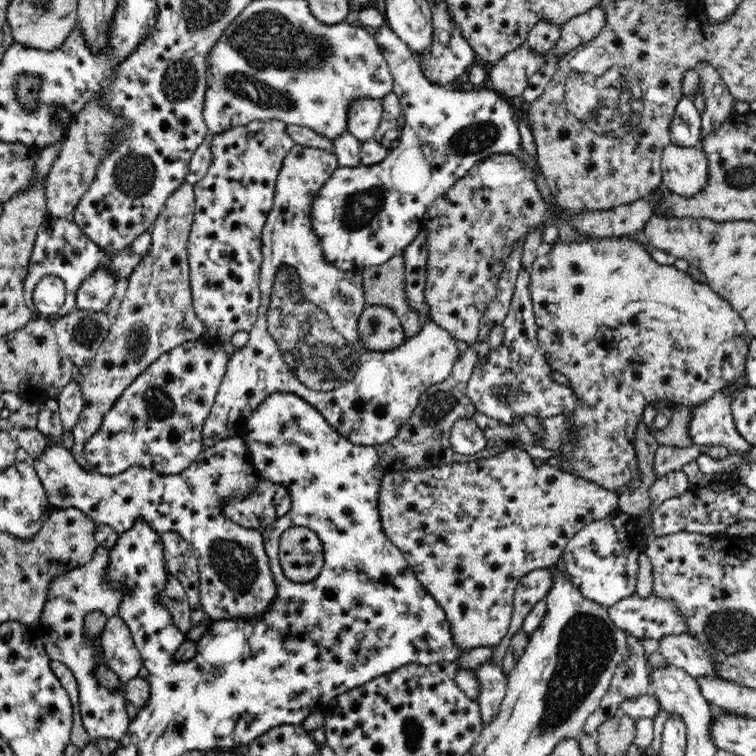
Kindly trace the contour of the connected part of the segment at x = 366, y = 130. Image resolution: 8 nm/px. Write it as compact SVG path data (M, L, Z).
M356 100L348 114L348 130L362 143L373 140L376 130L384 120L380 100Z

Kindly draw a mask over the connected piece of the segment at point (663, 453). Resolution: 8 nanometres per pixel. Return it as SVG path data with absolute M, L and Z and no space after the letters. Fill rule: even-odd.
M658 445L654 471L657 476L665 475L672 470L682 470L684 466L694 462L700 454L708 453L710 446L686 445Z

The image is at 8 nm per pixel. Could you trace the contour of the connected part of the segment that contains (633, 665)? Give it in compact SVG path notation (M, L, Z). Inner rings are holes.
M629 633L628 640L630 640L630 651L632 651L630 660L616 668L614 679L606 694L601 698L600 706L585 720L583 731L595 740L598 738L598 726L610 715L621 714L619 710L621 700L651 693L650 679L646 673L646 661L644 660L645 650L640 639Z

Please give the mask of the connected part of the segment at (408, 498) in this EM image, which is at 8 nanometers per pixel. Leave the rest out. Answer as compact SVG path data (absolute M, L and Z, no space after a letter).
M516 447L504 450L497 456L479 457L470 462L452 462L452 464L438 464L438 466L410 468L410 470L386 473L384 478L382 478L380 496L378 496L378 508L380 509L380 519L382 519L382 526L384 526L386 536L402 550L402 554L406 556L406 560L410 564L410 568L412 568L416 578L422 582L422 586L445 612L449 621L453 643L460 650L467 651L480 647L495 647L502 642L502 638L510 630L514 591L520 579L534 569L549 568L552 565L561 563L560 559L565 546L579 530L582 530L582 528L588 526L594 520L602 520L602 517L618 510L619 495L616 491L604 488L598 485L598 483L584 479L584 477L566 474L550 467L548 464L541 468L535 468L530 454L525 449Z

